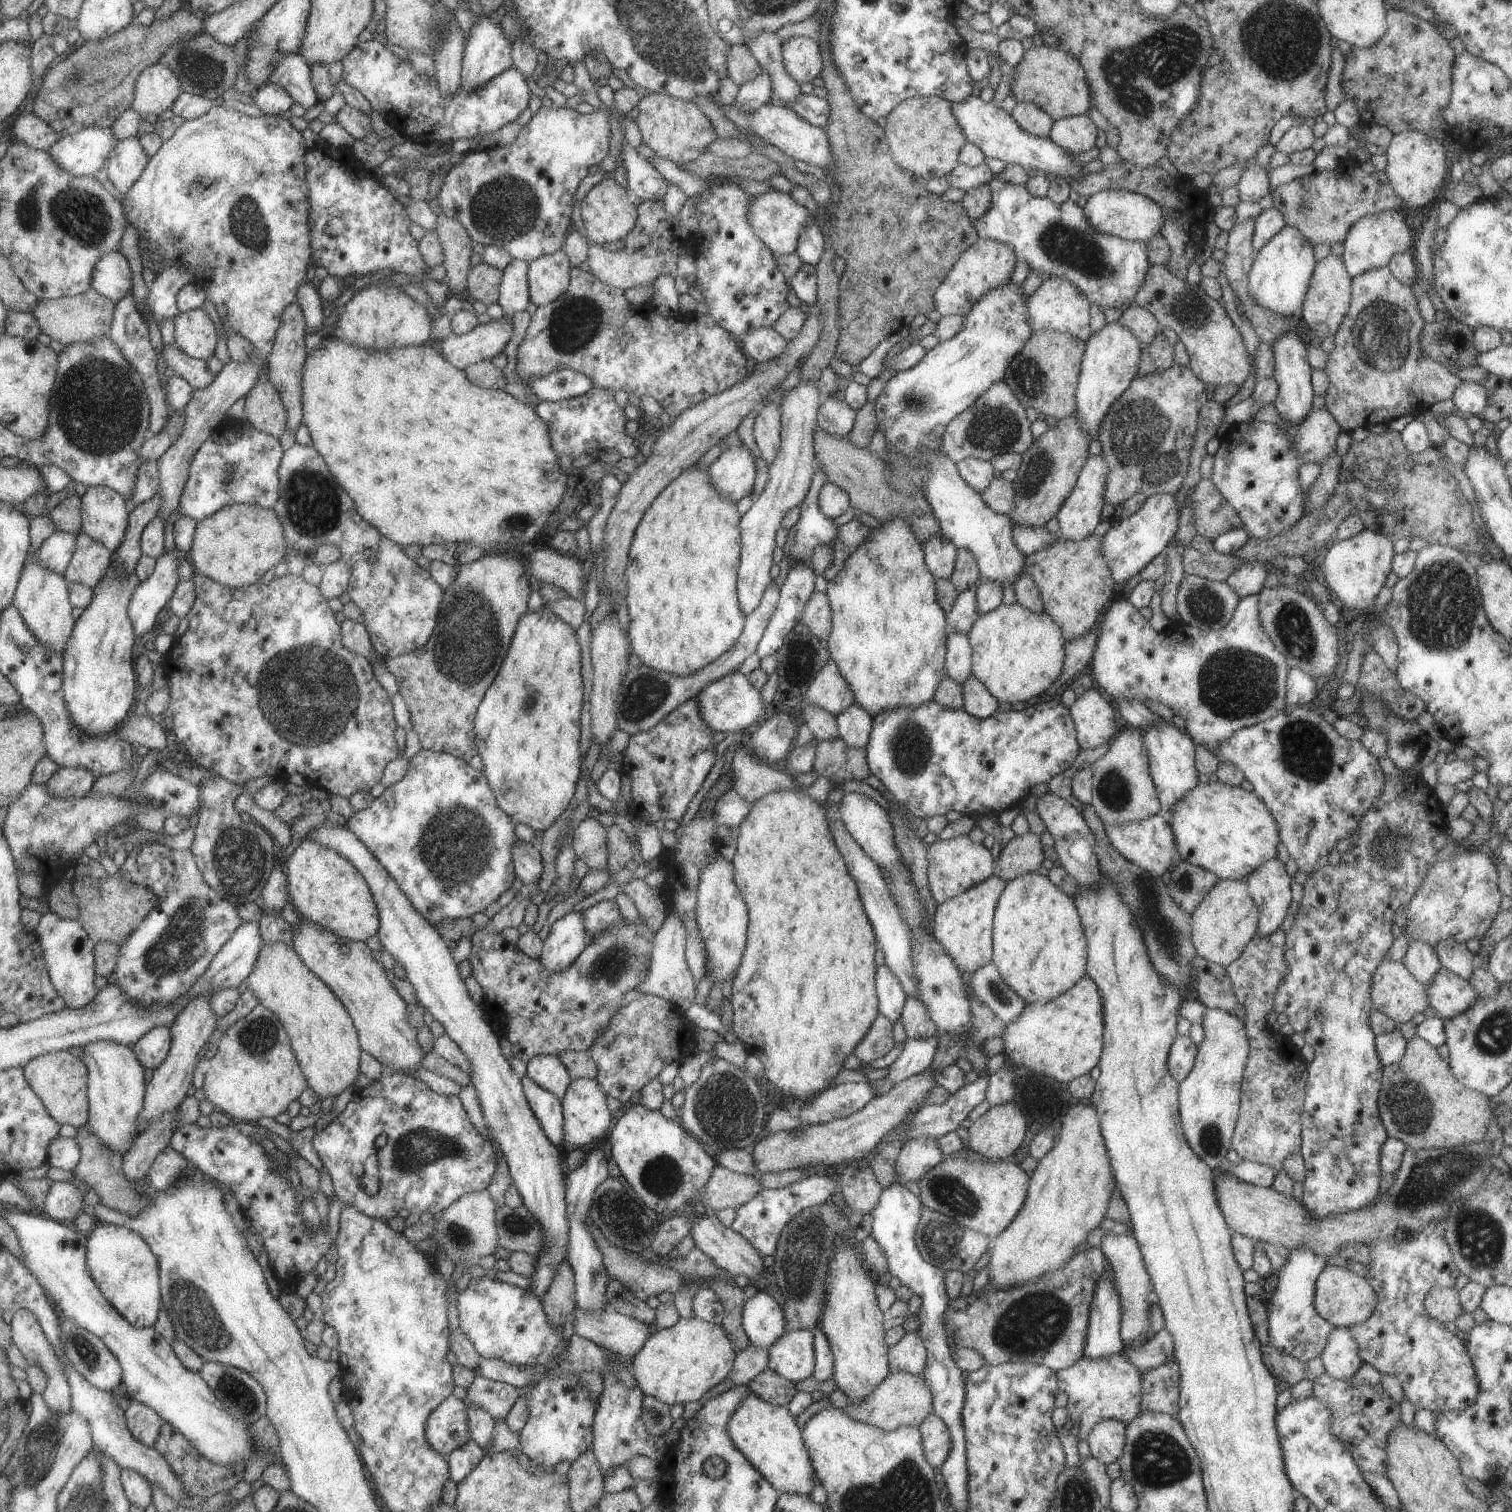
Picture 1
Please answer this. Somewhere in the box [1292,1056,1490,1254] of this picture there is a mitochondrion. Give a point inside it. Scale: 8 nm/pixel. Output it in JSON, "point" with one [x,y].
{"point":[1431,1180]}

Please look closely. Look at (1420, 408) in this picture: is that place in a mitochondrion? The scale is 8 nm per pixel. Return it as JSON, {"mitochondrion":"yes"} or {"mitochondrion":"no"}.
{"mitochondrion":"no"}

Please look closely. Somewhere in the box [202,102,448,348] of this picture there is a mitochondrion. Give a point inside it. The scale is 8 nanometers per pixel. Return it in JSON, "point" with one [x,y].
{"point":[249,227]}

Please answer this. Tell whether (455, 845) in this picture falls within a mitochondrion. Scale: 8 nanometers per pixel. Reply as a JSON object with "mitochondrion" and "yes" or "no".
{"mitochondrion":"yes"}

